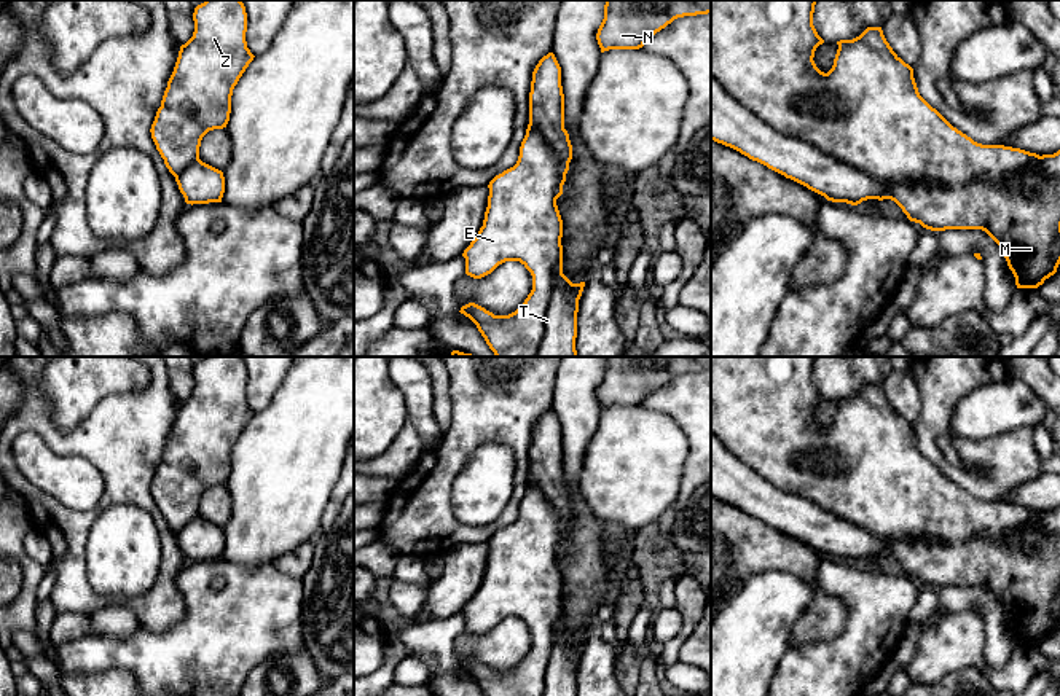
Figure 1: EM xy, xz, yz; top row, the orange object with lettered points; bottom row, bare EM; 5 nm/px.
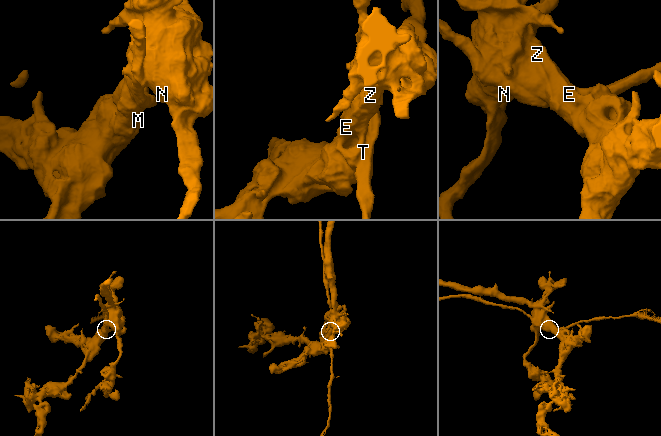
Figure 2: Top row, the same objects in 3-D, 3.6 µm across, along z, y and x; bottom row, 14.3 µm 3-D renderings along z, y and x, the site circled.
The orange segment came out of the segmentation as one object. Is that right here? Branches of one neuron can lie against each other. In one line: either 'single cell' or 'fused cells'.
single cell

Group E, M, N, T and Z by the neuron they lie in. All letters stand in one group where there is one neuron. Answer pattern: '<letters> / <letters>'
E M N T Z

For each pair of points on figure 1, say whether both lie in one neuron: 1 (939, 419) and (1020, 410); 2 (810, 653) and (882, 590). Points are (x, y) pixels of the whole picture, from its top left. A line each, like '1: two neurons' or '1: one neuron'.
1: two neurons
2: one neuron

